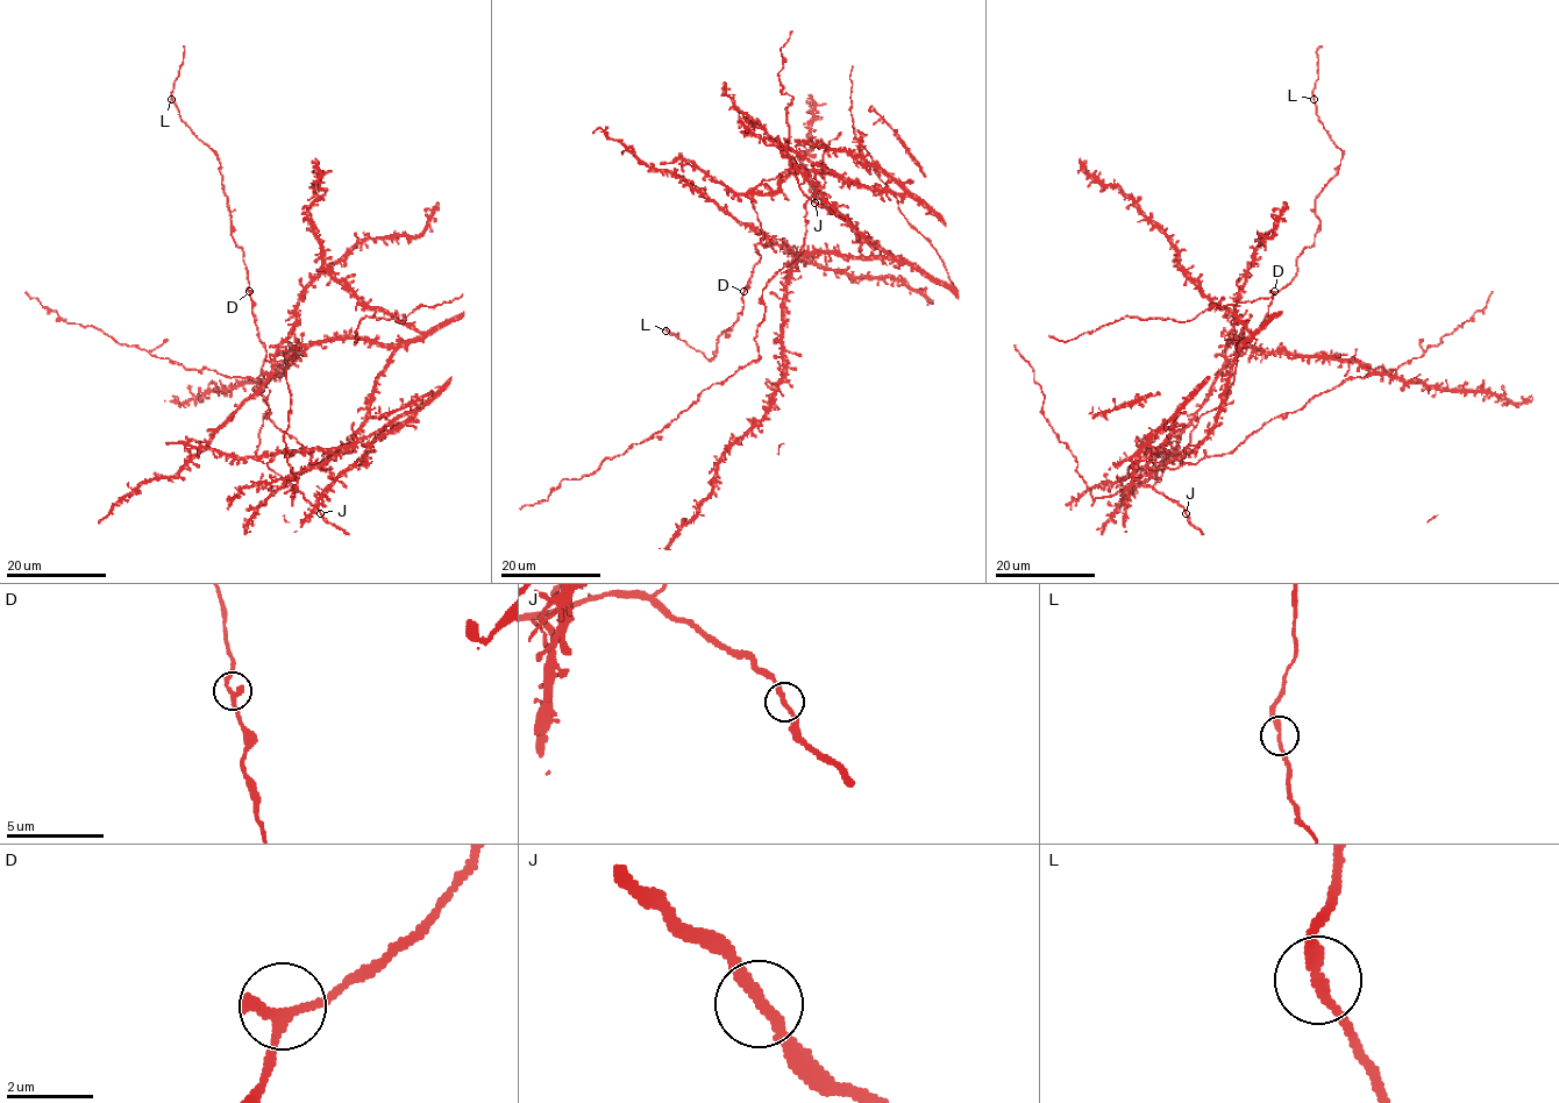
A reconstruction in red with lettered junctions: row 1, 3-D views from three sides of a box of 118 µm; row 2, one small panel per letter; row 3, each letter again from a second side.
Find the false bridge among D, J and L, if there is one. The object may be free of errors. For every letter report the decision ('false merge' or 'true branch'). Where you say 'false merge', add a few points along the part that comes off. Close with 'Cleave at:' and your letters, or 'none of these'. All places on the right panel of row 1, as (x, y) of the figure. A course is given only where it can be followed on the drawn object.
D: true branch
J: true branch
L: true branch
Cleave at: none of these

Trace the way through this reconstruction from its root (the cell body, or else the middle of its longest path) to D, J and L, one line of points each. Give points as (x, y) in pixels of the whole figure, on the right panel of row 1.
D: (1145, 474), (1129, 488), (1152, 485), (1189, 442), (1198, 419), (1226, 398), (1238, 355), (1265, 319), (1274, 291)
J: (1145, 474), (1129, 488), (1153, 488), (1175, 499), (1186, 513)
L: (1145, 474), (1129, 488), (1152, 485), (1226, 398), (1240, 350), (1315, 241), (1316, 198), (1342, 159), (1315, 98)

